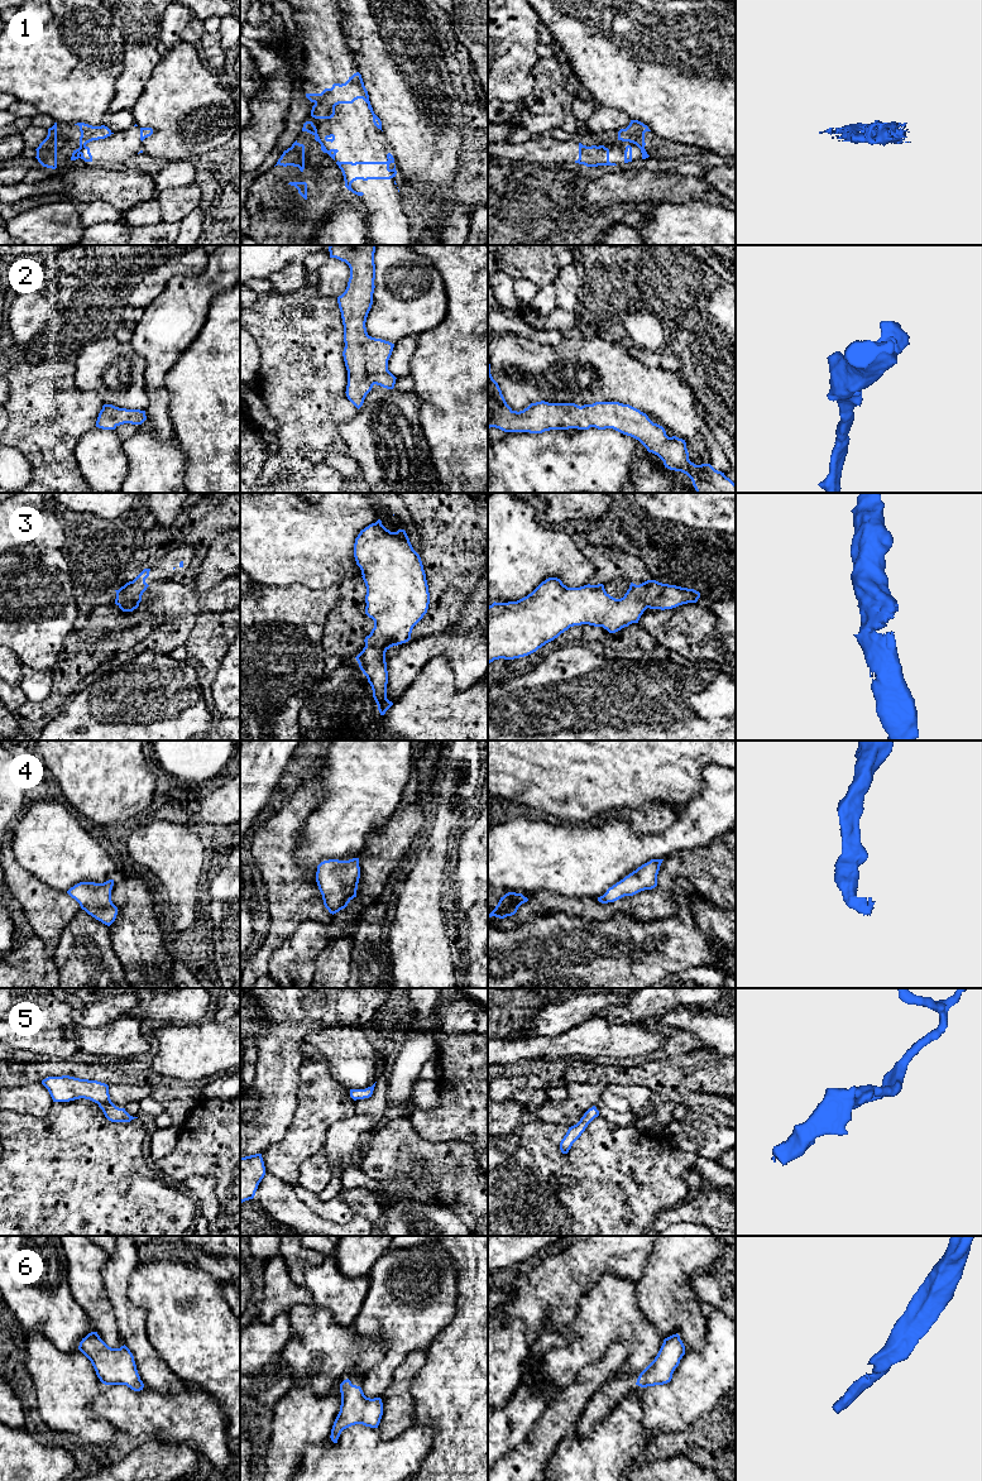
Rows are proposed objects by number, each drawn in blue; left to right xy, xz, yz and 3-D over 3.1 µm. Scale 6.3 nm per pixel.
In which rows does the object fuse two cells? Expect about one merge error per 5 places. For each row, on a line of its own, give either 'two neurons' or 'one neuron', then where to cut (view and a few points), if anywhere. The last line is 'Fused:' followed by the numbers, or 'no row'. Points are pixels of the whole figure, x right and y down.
1: two neurons; cut in xy along (85, 144), (80, 153)
2: one neuron; no cut
3: one neuron; no cut
4: one neuron; no cut
5: one neuron; no cut
6: one neuron; no cut
Fused: 1

